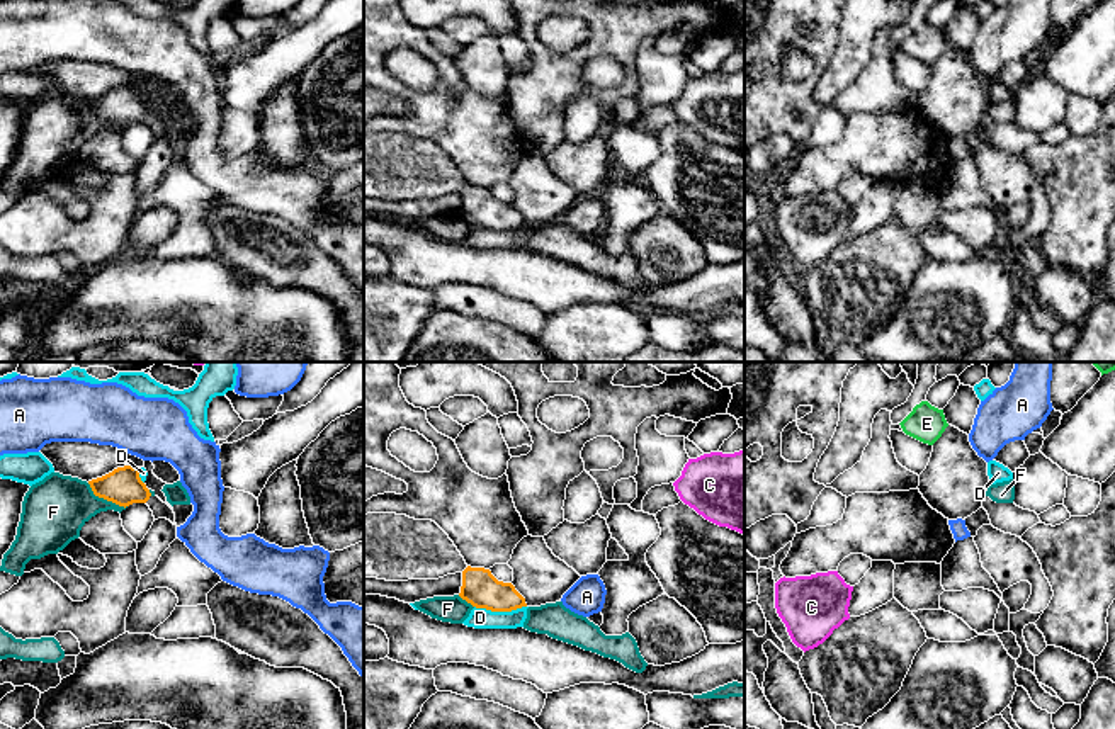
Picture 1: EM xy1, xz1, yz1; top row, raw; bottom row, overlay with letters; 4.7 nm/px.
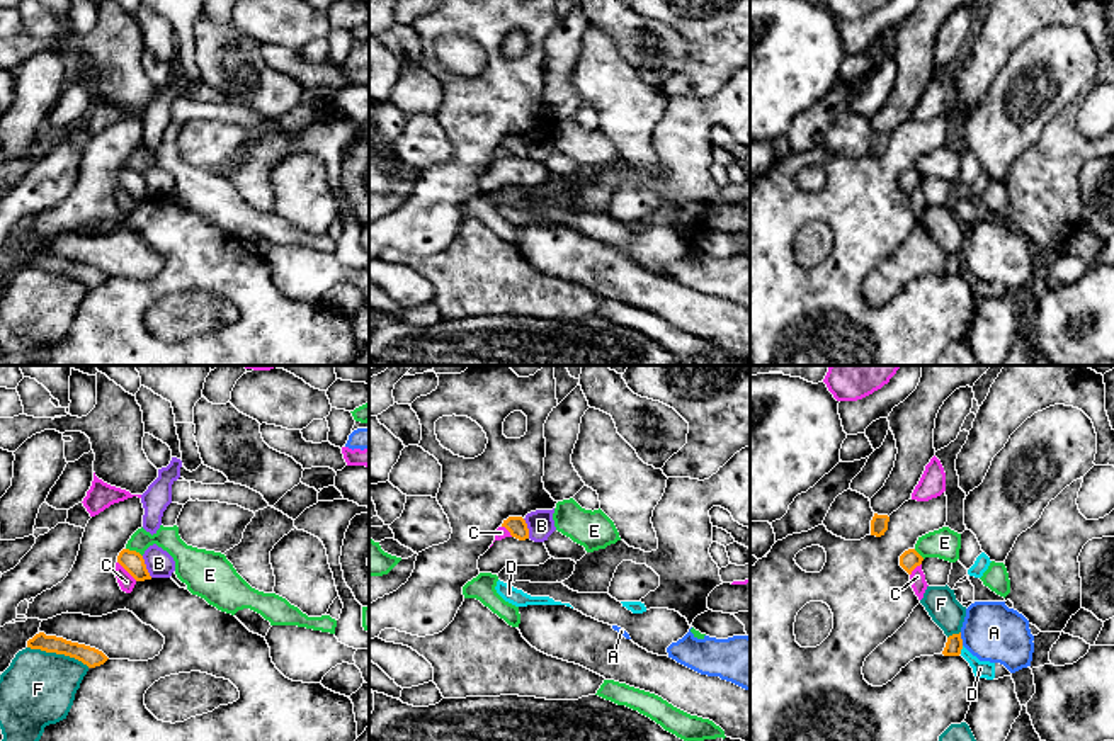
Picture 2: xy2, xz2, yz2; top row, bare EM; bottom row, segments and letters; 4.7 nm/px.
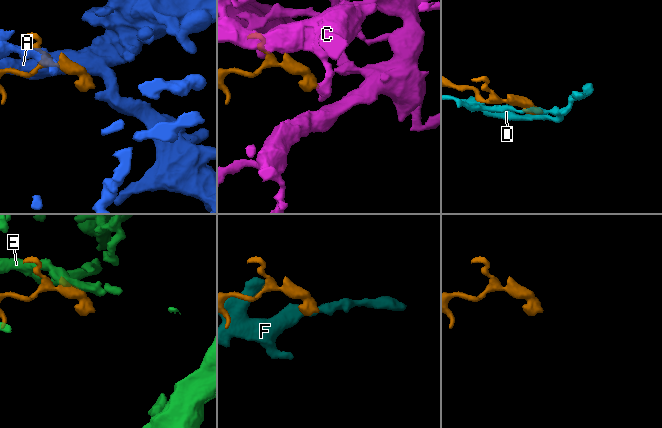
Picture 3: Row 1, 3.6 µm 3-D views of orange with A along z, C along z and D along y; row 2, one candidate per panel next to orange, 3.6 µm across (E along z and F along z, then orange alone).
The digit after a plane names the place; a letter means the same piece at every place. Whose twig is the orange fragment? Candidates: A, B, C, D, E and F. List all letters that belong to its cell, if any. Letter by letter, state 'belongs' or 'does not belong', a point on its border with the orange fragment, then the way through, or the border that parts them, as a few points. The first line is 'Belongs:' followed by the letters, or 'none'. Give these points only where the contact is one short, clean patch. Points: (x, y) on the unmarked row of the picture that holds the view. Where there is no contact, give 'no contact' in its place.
Belongs: none
A: does not belong | yz2 (961, 259)
B: does not belong | xy2 (145, 186) | along xy2 (142, 175), (152, 196)
C: does not belong | xy2 (128, 191) | along xy2 (118, 181), (136, 199)
D: does not belong | xz1 (500, 230)
E: does not belong | xy2 (135, 170) | along xy2 (126, 167), (142, 175)
F: does not belong | xy2 (58, 272)

